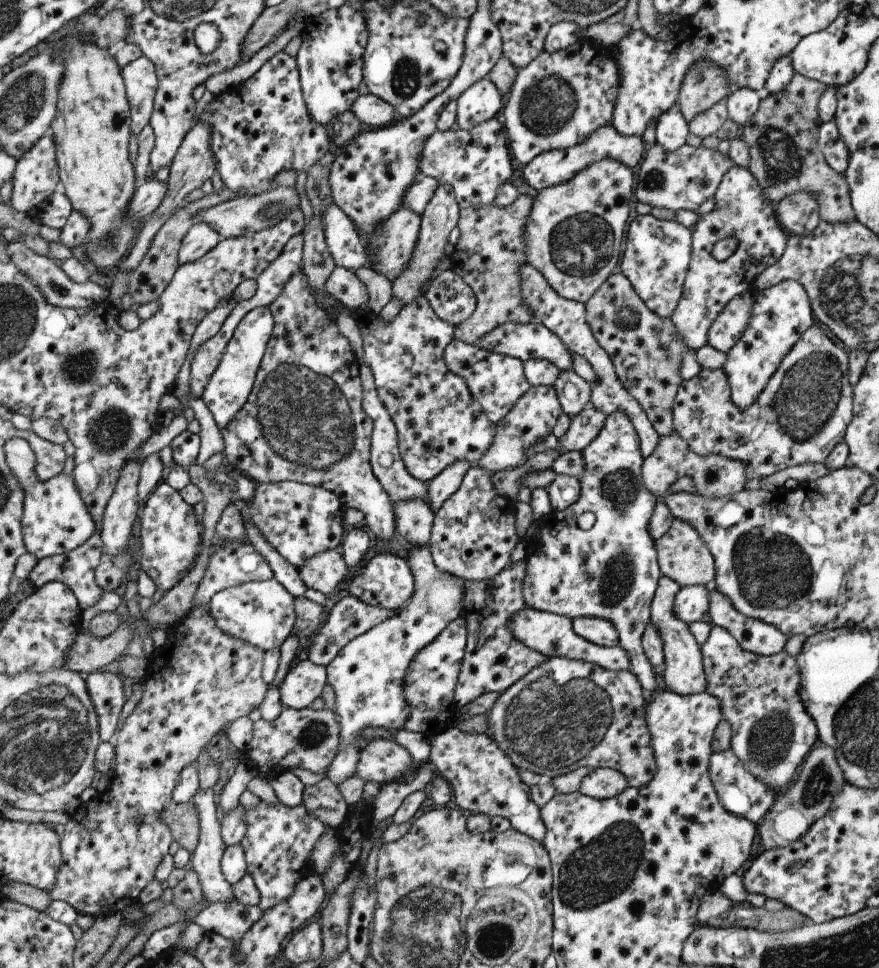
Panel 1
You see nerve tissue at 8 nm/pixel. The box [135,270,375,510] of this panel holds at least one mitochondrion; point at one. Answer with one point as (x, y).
(306, 419)

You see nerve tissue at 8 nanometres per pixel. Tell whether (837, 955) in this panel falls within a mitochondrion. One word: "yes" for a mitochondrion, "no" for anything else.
yes

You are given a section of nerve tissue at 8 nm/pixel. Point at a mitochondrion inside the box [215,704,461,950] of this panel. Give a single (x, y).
(313, 735)

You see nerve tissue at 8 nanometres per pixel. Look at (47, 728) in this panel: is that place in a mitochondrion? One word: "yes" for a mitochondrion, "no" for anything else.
yes

